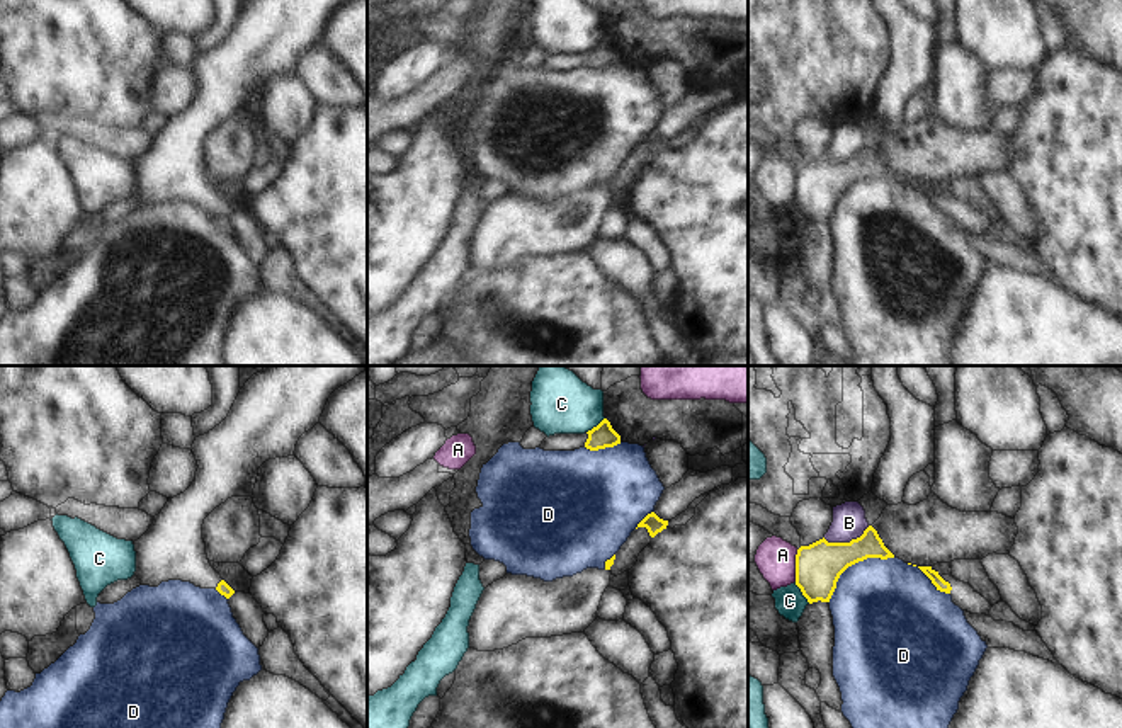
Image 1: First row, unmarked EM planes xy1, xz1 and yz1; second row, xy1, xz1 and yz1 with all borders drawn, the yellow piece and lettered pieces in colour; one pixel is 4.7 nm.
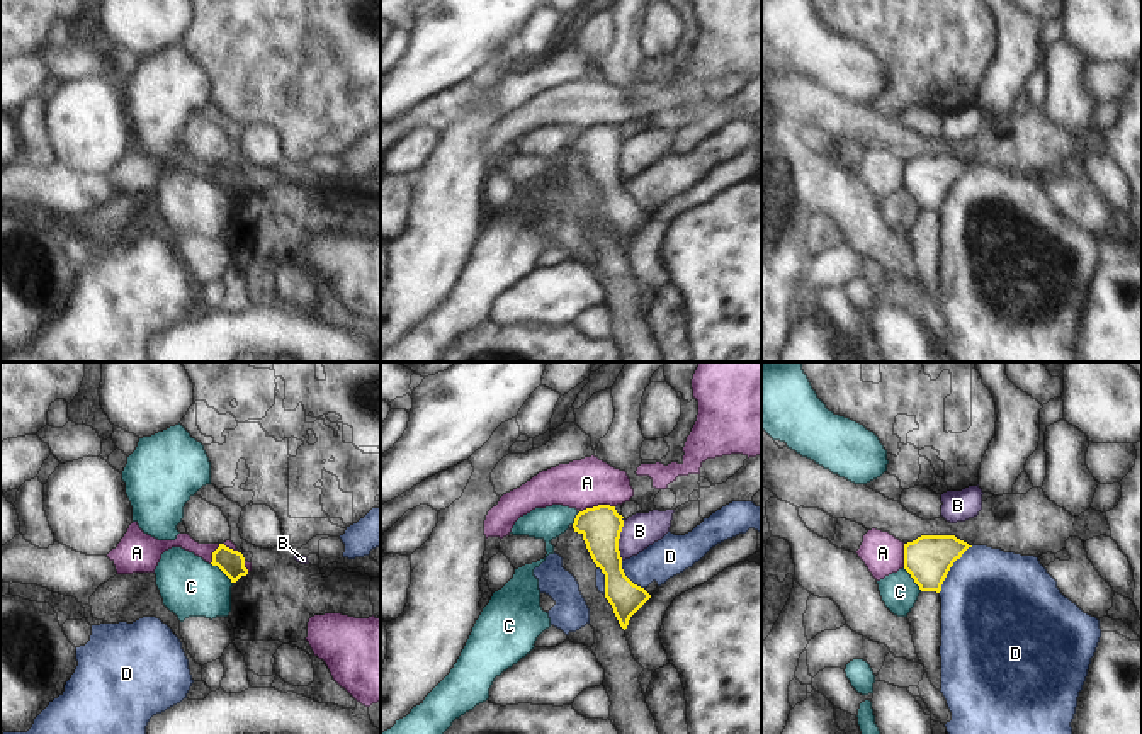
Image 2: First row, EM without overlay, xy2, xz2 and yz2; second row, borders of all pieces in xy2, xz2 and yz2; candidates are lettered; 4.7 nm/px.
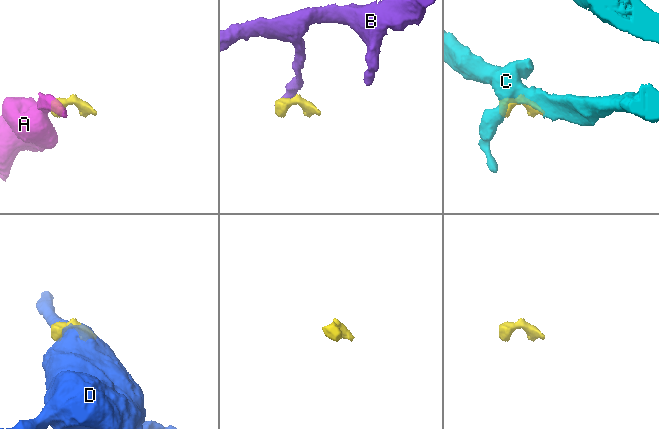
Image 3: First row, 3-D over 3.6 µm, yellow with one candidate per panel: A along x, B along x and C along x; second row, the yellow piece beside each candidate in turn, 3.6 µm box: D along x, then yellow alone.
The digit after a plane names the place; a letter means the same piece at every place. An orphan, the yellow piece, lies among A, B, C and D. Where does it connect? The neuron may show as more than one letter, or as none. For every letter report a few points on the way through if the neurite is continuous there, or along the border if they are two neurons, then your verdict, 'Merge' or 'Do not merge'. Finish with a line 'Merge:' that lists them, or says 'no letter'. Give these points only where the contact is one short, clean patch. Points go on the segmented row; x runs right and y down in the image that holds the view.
A: Do not merge
B: Boundary: yz1 (869, 526), (849, 541), (827, 541), (823, 538). Do not merge
C: Boundary: xy2 (211, 563), (231, 583). Do not merge
D: Do not merge
Merge: no letter.

